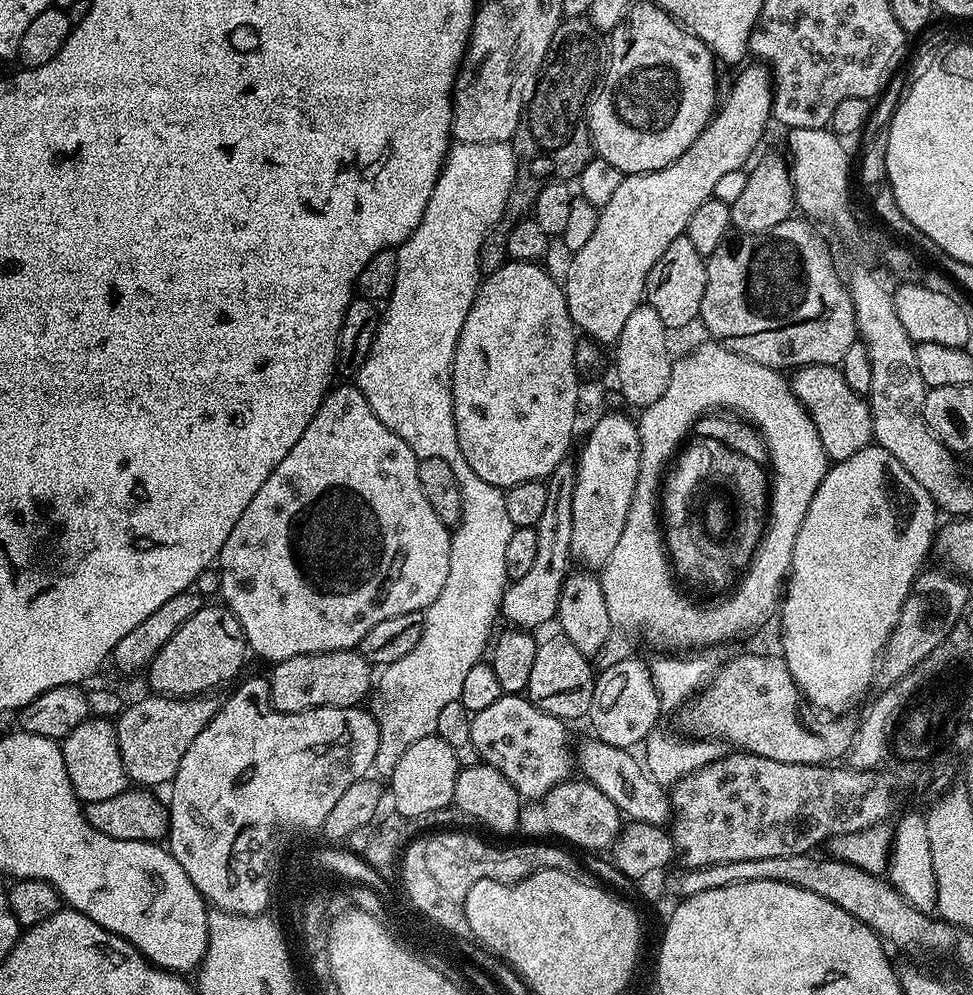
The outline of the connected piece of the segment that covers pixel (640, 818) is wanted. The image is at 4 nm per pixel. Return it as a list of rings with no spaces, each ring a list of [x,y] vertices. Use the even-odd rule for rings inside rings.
[[[595,738],[579,741],[574,755],[583,779],[598,786],[614,806],[618,806],[621,817],[638,824],[667,825],[672,818],[672,798],[669,789],[659,784],[642,763],[635,751],[618,746],[610,746]],[[636,755],[636,756],[635,756]]]

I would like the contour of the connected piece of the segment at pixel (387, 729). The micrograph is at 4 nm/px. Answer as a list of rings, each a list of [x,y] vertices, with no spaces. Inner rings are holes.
[[[456,142],[449,147],[444,168],[434,186],[434,194],[430,194],[430,202],[426,202],[426,214],[422,214],[418,230],[414,230],[408,241],[395,249],[396,277],[394,290],[386,301],[388,309],[383,309],[374,346],[370,346],[366,362],[354,376],[354,383],[362,390],[366,402],[370,402],[372,413],[387,428],[394,430],[394,434],[398,434],[398,438],[402,438],[402,442],[406,442],[406,446],[410,446],[410,450],[414,450],[420,460],[442,458],[442,462],[450,462],[450,470],[454,470],[454,478],[458,478],[458,486],[462,490],[462,514],[459,524],[455,525],[452,532],[450,574],[446,574],[446,586],[442,586],[442,594],[438,594],[435,602],[423,611],[424,629],[422,638],[418,638],[418,646],[414,646],[414,650],[406,654],[406,658],[398,658],[398,662],[383,665],[381,672],[384,673],[381,676],[379,673],[378,683],[374,688],[376,701],[370,708],[380,727],[380,737],[378,754],[374,754],[372,766],[375,775],[380,778],[391,778],[394,766],[398,766],[402,754],[406,754],[406,749],[414,746],[418,738],[435,736],[438,713],[449,702],[460,699],[462,682],[470,671],[470,666],[481,663],[489,651],[490,637],[493,635],[492,623],[500,616],[504,589],[510,583],[506,570],[506,546],[510,542],[513,526],[510,514],[506,511],[505,489],[490,486],[490,482],[478,478],[478,474],[470,470],[470,462],[466,462],[462,446],[458,446],[452,401],[452,363],[458,338],[462,334],[462,322],[466,322],[466,314],[470,314],[476,290],[482,283],[482,242],[486,234],[499,225],[496,223],[505,219],[504,207],[515,181],[516,155],[511,143]]]

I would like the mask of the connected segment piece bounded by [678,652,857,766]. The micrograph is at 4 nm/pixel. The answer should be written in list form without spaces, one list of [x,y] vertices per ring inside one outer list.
[[[748,652],[745,656],[736,656],[715,669],[714,675],[699,693],[679,709],[680,724],[692,738],[711,738],[717,742],[727,742],[755,756],[765,756],[774,762],[794,762],[795,764],[831,765],[840,762],[848,755],[848,747],[856,735],[857,725],[848,718],[824,718],[819,724],[810,711],[800,687],[794,682],[786,666],[783,655],[759,656]]]

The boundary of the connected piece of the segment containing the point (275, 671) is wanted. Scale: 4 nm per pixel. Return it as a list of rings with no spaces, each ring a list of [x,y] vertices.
[[[356,650],[298,654],[273,663],[271,668],[272,676],[267,677],[270,698],[280,712],[303,712],[305,708],[354,708],[374,688],[373,665]]]

